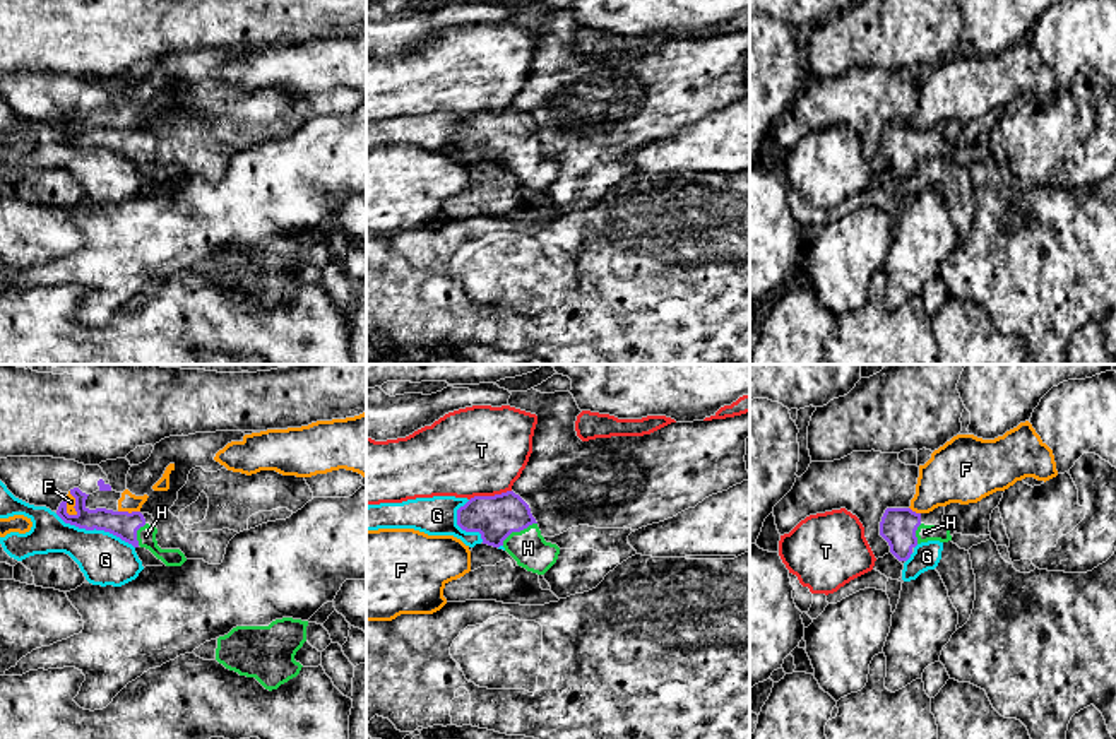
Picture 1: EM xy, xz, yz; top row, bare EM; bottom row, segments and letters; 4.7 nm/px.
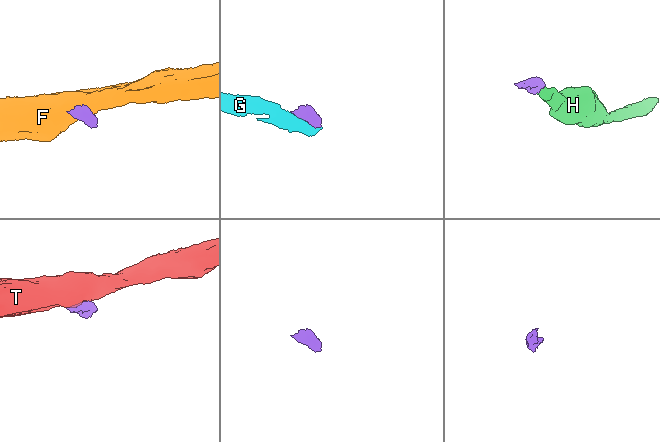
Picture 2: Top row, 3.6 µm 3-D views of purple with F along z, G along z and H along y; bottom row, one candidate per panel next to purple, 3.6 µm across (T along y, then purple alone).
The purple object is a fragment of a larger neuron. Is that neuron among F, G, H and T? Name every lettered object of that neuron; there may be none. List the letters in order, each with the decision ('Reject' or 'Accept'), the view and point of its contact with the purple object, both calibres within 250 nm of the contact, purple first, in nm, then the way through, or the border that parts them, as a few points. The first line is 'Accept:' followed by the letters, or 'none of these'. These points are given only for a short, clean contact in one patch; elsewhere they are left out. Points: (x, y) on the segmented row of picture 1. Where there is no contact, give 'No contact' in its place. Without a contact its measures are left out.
Accept: H
F: Reject. Touches purple at xy (76, 503). Thickness 130 nm (purple) against 50 nm. Boundary: xy (69, 491), (74, 498), (76, 515)
G: Reject. Touches purple at xy (94, 527). Thickness 130 nm (purple) against 240 nm
H: Accept. Touches purple at xz (517, 531). Thickness 200 nm (purple) against 170 nm. Path across: xz (495, 517), (505, 519), (517, 531), (528, 548)
T: Reject. Touches purple at xz (490, 496). Thickness 200 nm (purple) against 420 nm. Boundary: xz (510, 490), (500, 495), (474, 495), (469, 500)

